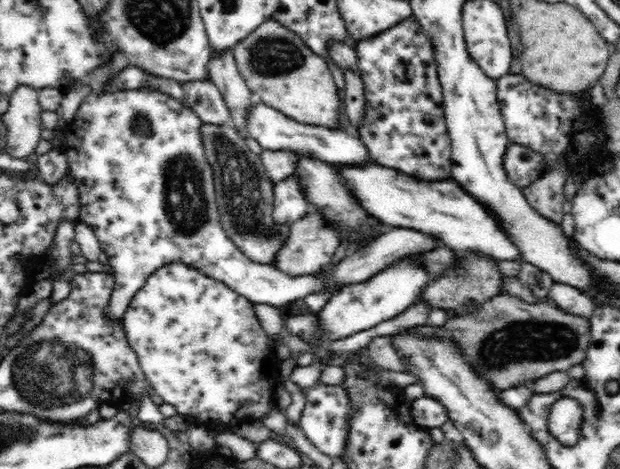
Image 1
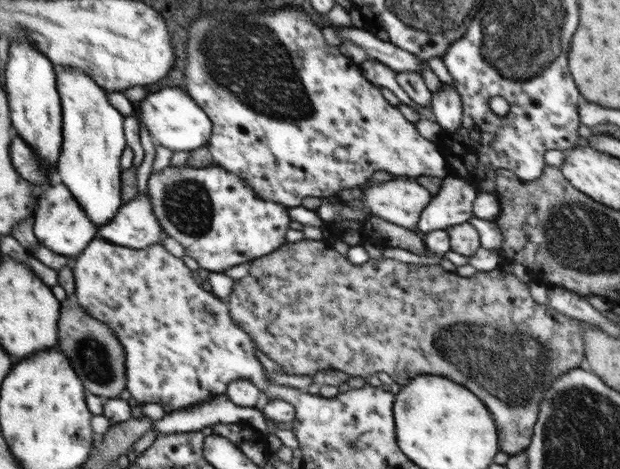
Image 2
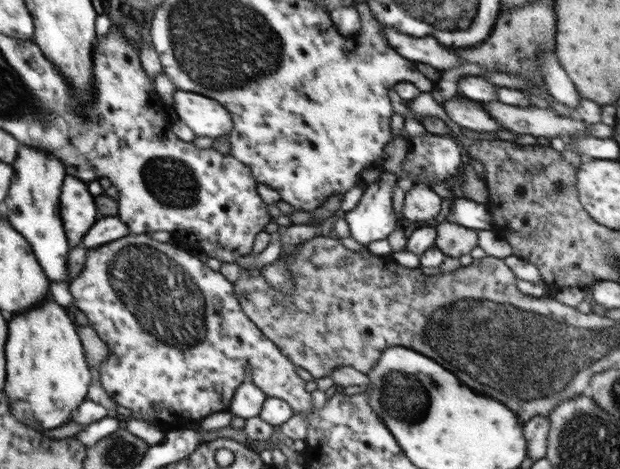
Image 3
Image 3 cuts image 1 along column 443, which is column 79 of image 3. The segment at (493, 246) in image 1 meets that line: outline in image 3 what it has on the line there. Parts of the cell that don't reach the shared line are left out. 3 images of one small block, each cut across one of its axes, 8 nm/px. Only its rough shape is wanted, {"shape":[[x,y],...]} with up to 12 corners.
{"shape":[[68,176],[60,202],[69,245],[98,220],[85,181]]}

